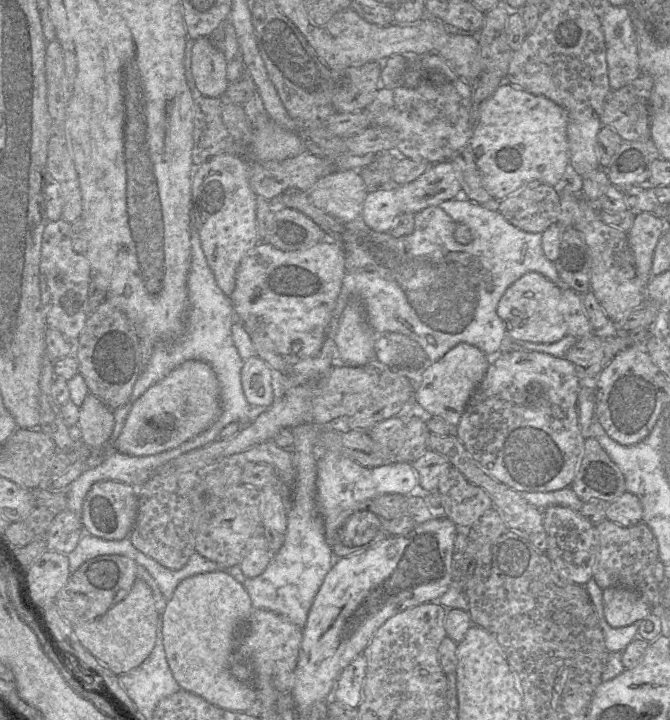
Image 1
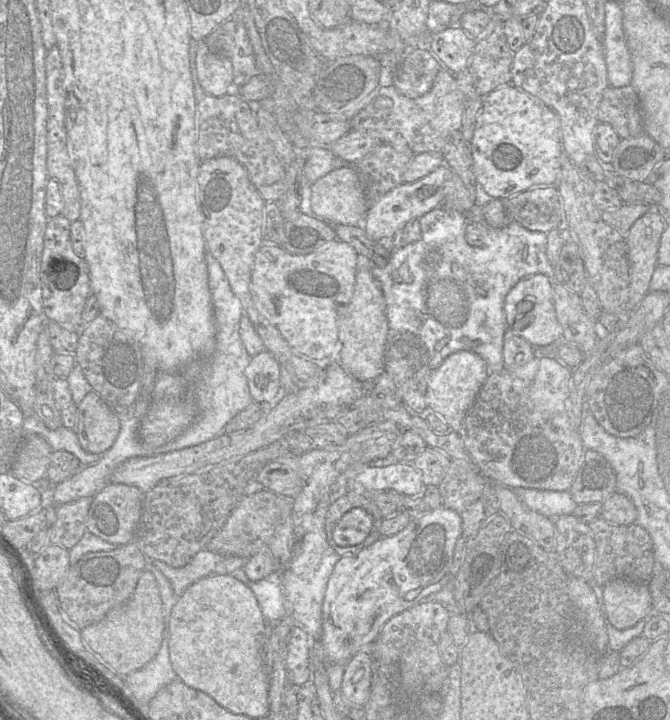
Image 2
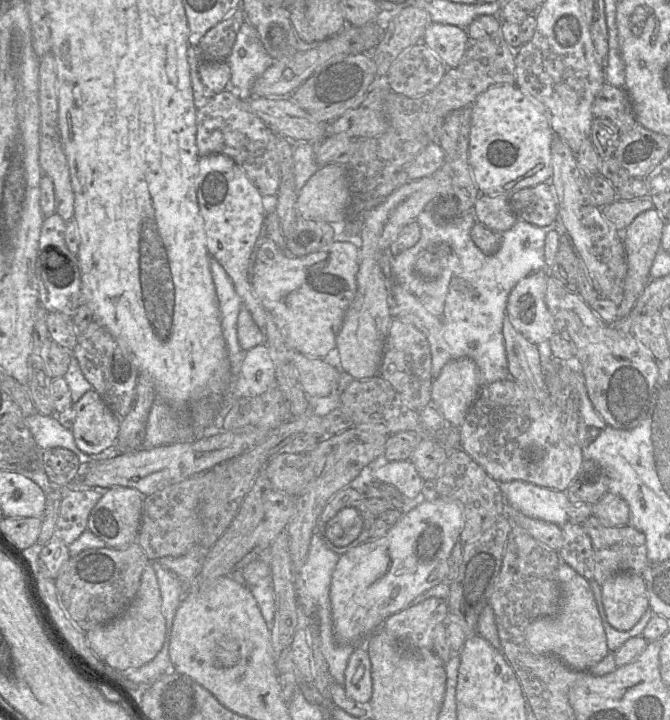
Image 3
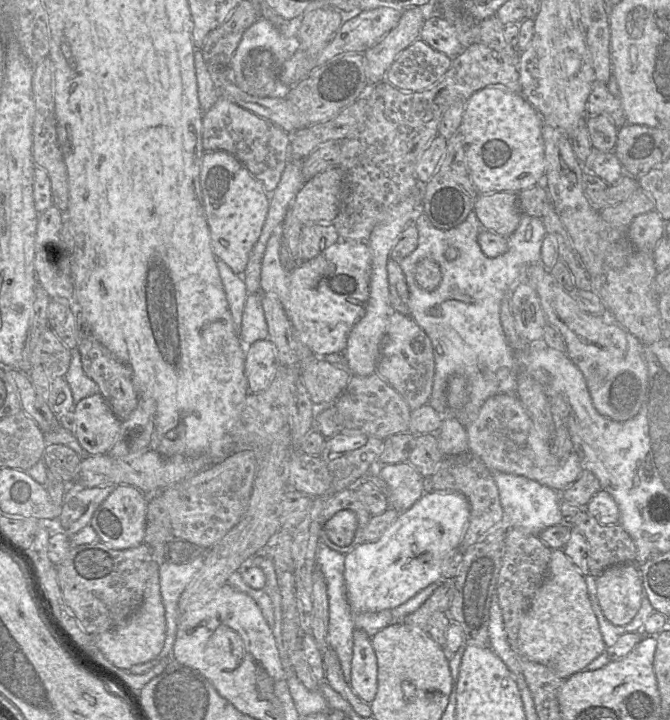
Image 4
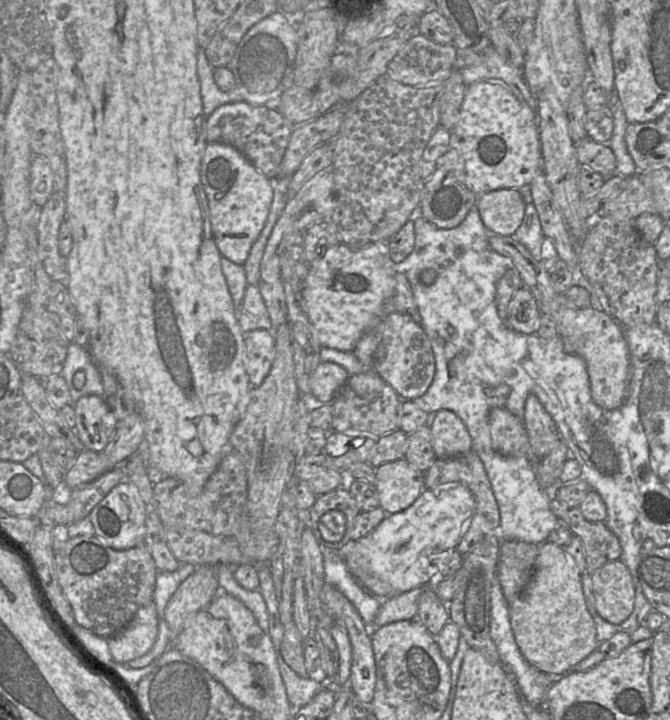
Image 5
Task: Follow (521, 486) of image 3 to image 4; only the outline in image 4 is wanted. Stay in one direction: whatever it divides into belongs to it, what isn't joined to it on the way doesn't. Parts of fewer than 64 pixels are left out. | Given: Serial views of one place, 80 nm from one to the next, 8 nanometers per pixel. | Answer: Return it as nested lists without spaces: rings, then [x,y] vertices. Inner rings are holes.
[[[492,472],[498,487],[500,503],[504,513],[504,523],[516,527],[527,534],[539,535],[544,529],[564,523],[560,512],[560,493],[552,488],[524,476]]]

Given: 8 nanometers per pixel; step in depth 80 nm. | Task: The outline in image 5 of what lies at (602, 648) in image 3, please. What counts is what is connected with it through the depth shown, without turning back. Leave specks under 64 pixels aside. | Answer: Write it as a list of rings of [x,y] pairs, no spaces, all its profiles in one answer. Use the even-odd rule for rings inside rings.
[[[549,541],[539,545],[533,574],[521,594],[510,604],[510,621],[524,658],[545,673],[563,674],[569,671],[599,645],[596,625],[586,606],[581,573],[565,548]]]

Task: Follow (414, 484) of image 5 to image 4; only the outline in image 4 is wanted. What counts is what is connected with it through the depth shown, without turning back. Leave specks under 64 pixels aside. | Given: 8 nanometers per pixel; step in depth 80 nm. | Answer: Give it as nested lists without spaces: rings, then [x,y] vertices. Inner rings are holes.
[[[408,461],[383,465],[378,476],[389,486],[389,505],[398,513],[411,508],[424,493],[424,477]]]

